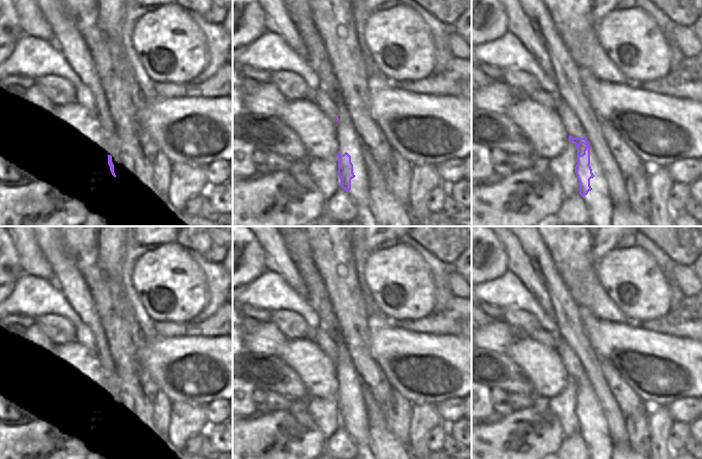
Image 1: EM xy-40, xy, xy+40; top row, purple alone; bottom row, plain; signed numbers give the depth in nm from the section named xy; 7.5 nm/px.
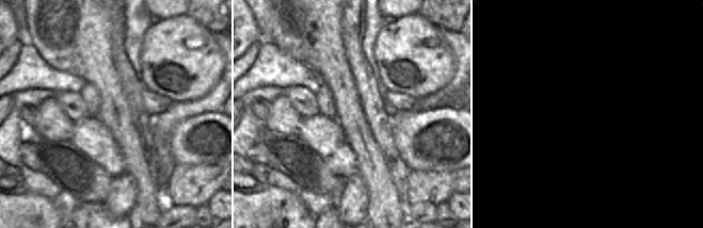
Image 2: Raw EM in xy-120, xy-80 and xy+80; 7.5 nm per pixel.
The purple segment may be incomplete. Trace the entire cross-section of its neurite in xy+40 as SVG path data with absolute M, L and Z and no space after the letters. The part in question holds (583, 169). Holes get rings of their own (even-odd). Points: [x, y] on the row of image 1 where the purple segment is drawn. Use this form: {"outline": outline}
{"outline": "M558 99L556 109L570 141L577 147L577 164L575 173L579 181L579 194L584 197L592 190L590 179L594 177L590 167L590 143L573 110L563 99Z"}

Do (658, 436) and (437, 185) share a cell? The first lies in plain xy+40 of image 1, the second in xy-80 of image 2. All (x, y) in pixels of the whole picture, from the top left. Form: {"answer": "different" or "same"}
{"answer": "same"}

